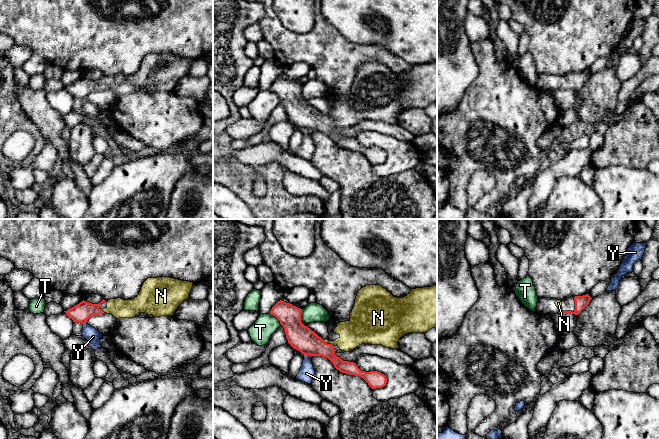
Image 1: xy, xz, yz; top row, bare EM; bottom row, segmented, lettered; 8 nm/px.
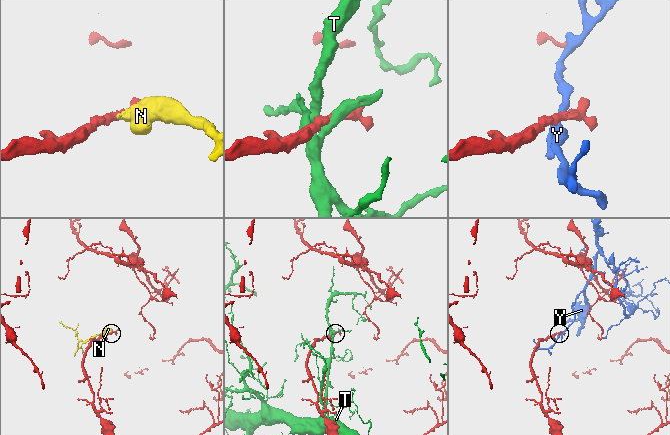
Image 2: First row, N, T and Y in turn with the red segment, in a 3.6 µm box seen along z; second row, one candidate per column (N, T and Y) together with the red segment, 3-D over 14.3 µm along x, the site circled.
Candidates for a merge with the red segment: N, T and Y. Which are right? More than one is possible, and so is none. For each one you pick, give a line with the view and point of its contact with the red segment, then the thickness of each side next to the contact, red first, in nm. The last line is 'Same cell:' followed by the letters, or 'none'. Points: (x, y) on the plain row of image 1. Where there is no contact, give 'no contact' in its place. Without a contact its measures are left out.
N: xz (331, 120) | 200/220 nm
Same cell: N

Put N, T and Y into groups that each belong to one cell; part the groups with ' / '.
N / T / Y

